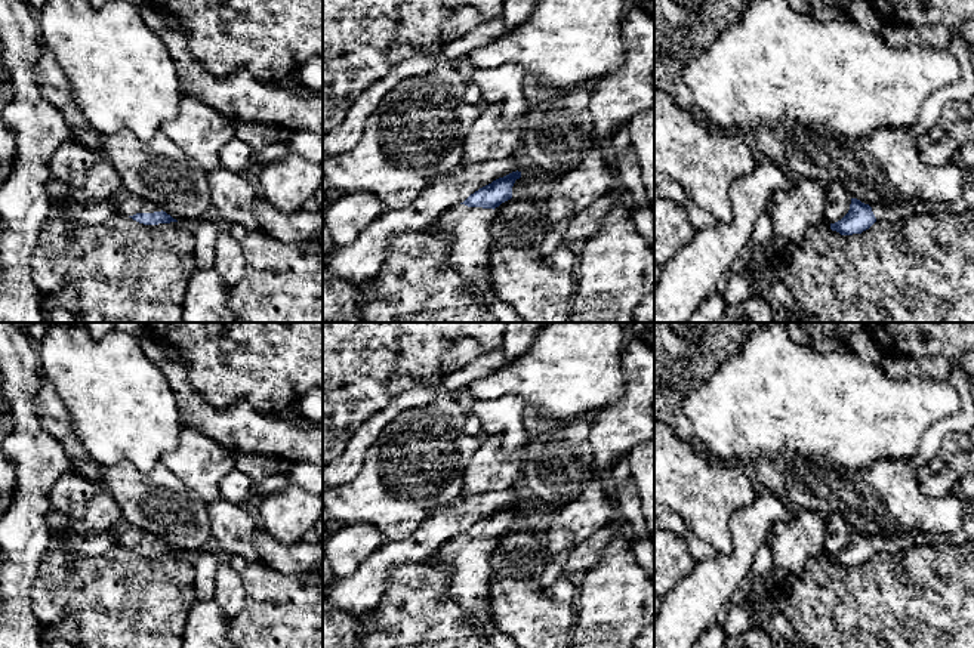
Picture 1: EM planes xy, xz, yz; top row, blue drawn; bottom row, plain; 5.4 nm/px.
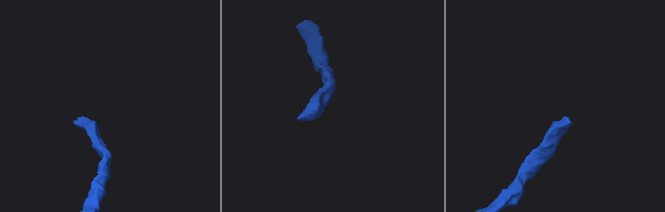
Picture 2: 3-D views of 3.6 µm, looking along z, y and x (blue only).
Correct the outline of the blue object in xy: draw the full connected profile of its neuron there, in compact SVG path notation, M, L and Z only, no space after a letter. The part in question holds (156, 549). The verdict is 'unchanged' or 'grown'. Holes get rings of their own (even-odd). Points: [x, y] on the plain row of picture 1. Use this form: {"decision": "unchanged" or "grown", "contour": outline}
{"decision": "grown", "contour": "M120 524L112 531L118 546L129 547L144 556L158 556L178 553L160 539L142 531L130 524Z"}

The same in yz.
{"decision": "grown", "contour": "M974 500L964 502L962 525L950 536L928 534L925 531L909 531L904 534L894 534L891 537L869 537L857 530L851 530L848 544L841 552L830 555L830 561L839 564L841 567L853 567L862 565L875 553L881 552L891 553L912 546L940 546L944 543L965 544L968 541L974 541Z"}

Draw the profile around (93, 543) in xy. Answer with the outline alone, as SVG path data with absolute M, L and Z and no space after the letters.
M111 527L101 533L71 534L70 543L73 544L73 549L78 556L102 555L107 550L118 546L117 540L112 536L114 530L115 527Z

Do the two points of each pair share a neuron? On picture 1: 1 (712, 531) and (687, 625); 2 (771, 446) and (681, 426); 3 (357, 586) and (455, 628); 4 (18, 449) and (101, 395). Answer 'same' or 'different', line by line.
1: different
2: different
3: different
4: different

